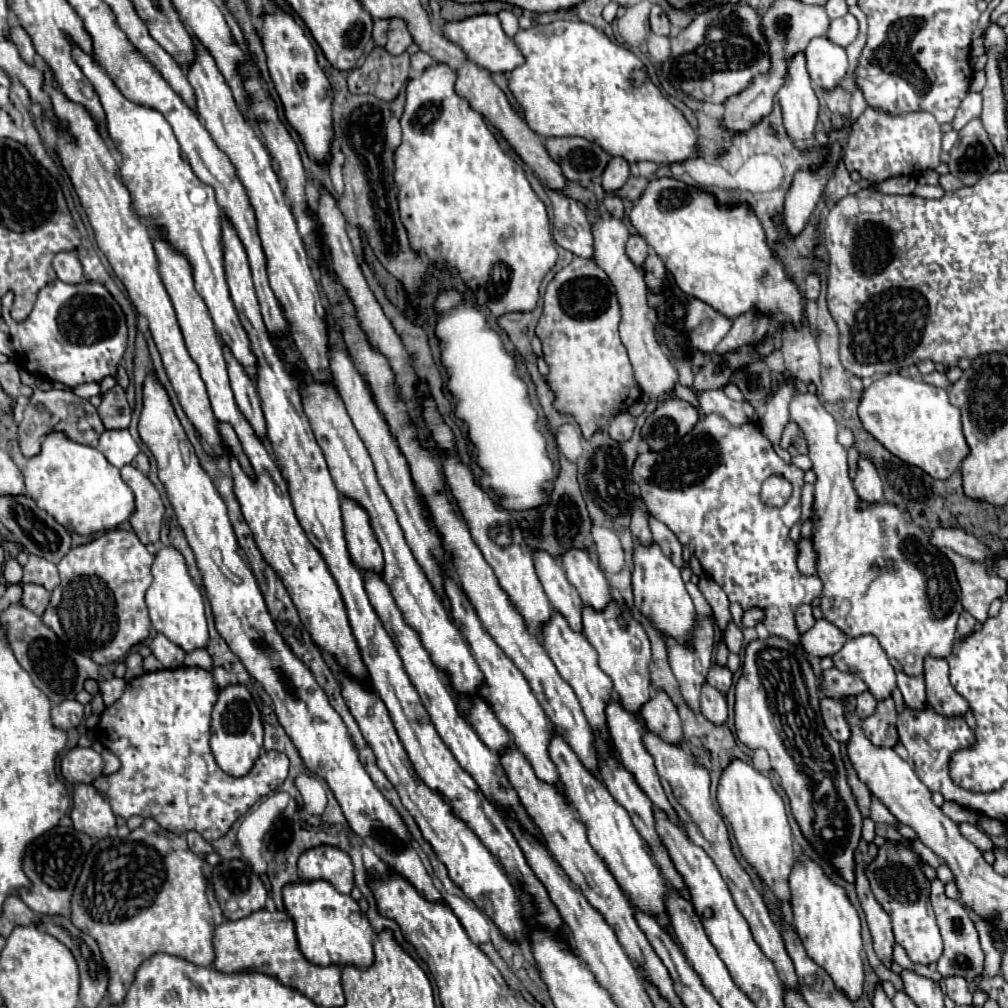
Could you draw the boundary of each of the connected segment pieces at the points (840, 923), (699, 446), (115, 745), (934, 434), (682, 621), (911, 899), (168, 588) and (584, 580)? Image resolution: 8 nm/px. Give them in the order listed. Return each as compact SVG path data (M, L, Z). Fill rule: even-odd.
M806 853L796 857L796 865L790 873L790 903L794 909L794 929L798 931L802 945L812 961L816 961L832 977L834 985L856 999L862 995L862 937L860 937L860 917L848 899L842 885L836 885L812 857Z
M710 413L710 415L706 415L704 419L700 419L700 421L694 425L694 429L692 429L690 433L686 433L676 445L672 445L672 447L668 447L668 449L664 449L664 451L646 451L646 453L640 453L640 455L636 457L636 461L634 461L632 477L634 477L634 481L636 481L638 487L640 487L640 495L642 495L642 499L646 501L646 507L648 507L650 515L652 515L654 519L662 521L664 525L668 525L668 529L680 539L682 545L688 545L688 547L690 547L690 551L700 559L704 571L724 589L724 593L728 595L728 599L730 599L732 603L740 603L744 611L754 609L754 607L756 607L756 609L762 609L762 611L764 611L762 623L766 625L766 629L770 631L770 635L784 637L784 639L788 639L790 643L794 643L798 649L802 649L802 645L800 645L800 631L798 631L798 627L796 627L796 617L794 617L794 613L796 613L796 609L798 609L802 603L812 603L814 597L820 597L820 591L822 591L822 583L820 583L820 579L818 579L816 575L812 575L812 577L802 577L802 573L798 573L798 569L796 569L798 547L796 547L796 543L794 543L794 541L790 539L790 535L788 535L790 529L792 529L792 525L800 521L800 489L802 489L802 485L804 485L804 471L798 469L798 467L792 465L792 463L786 463L782 457L778 457L776 451L774 451L774 447L772 447L770 441L760 433L760 429L758 429L756 423L744 423L744 425L740 425L740 427L734 427L734 425L732 425L730 421L726 421L722 415ZM776 473L784 475L784 477L792 483L792 487L794 487L792 497L788 499L788 505L784 505L784 507L768 507L768 505L764 505L762 499L760 499L760 487L762 487L762 483L764 483L770 475L776 475Z
M162 669L134 677L126 685L124 695L102 711L96 725L96 739L122 761L122 767L112 775L100 775L92 785L108 797L116 815L124 819L132 815L152 817L166 831L178 835L198 831L206 841L214 841L226 835L232 823L242 817L260 797L276 791L284 783L288 775L288 757L280 751L264 751L244 777L232 777L218 767L208 743L210 713L216 697L218 687L206 669Z
M888 373L864 389L858 403L858 417L864 429L890 453L908 465L920 467L934 479L950 477L968 453L960 411L948 401L948 393L900 373Z
M658 543L650 545L636 545L634 553L634 571L632 571L632 585L634 585L634 601L636 607L650 617L654 627L662 635L670 635L682 643L686 643L688 635L694 631L696 625L696 611L688 591L684 589L684 581L680 577L680 569L672 565L672 561L664 555Z
M888 841L884 847L880 847L878 857L868 865L868 879L878 903L892 919L896 943L906 949L910 961L922 965L938 961L942 955L942 937L930 903L930 881L920 871L918 857L912 853L908 841Z
M162 547L154 555L152 563L152 585L146 591L146 605L150 611L152 627L166 635L170 641L180 645L184 651L192 651L196 647L208 645L208 627L204 615L204 599L200 589L194 585L184 555L174 547Z
M568 549L560 561L566 569L568 581L576 587L582 601L586 605L592 605L594 609L606 607L606 603L610 601L608 581L598 563L588 555L588 551Z

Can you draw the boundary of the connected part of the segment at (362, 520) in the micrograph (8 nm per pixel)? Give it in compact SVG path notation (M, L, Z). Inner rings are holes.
M344 495L340 497L340 509L342 509L348 551L354 565L358 565L360 571L380 573L384 559L382 559L380 543L374 537L368 511Z

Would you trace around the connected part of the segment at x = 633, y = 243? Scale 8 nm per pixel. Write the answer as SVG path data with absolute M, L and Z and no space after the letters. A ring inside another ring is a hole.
M632 235L632 237L628 239L628 245L626 245L626 255L630 257L630 261L632 261L638 269L642 269L644 261L646 261L646 257L648 257L648 245L646 245L646 241L644 241L640 235Z

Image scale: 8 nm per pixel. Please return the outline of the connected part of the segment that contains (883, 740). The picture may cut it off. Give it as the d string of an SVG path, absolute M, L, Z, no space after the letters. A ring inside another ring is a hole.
M886 697L878 701L876 711L862 721L862 729L866 737L880 747L894 747L898 743L898 733L896 733L896 707L894 699Z

